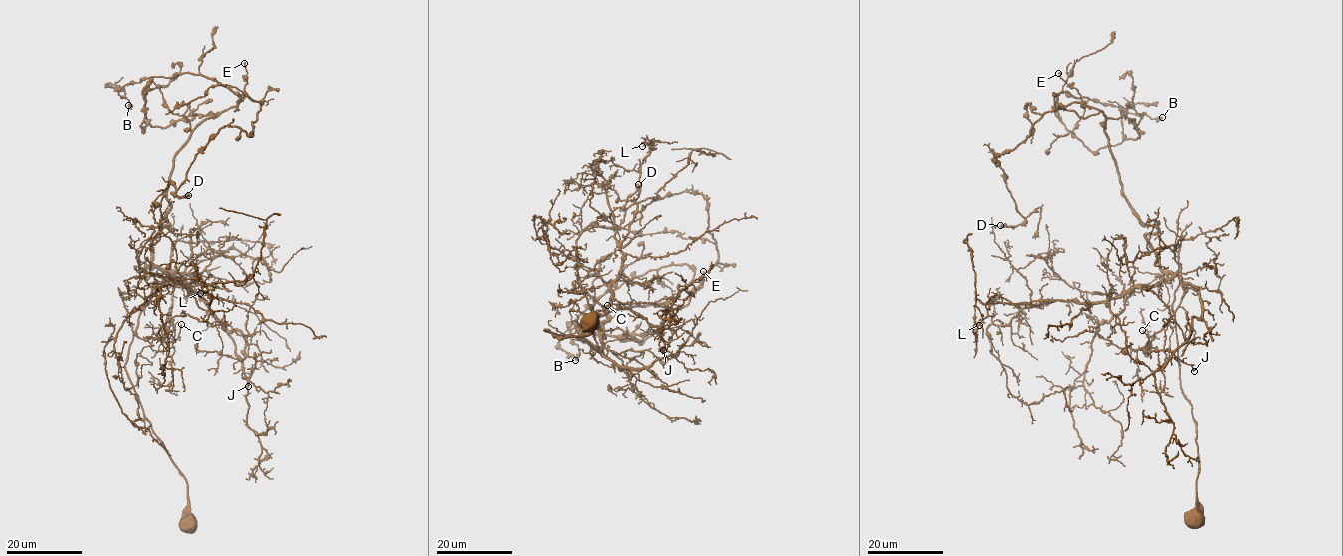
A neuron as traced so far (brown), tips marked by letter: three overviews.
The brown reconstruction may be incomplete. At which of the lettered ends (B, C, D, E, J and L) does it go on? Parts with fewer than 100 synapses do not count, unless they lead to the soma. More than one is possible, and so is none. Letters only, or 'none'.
none

